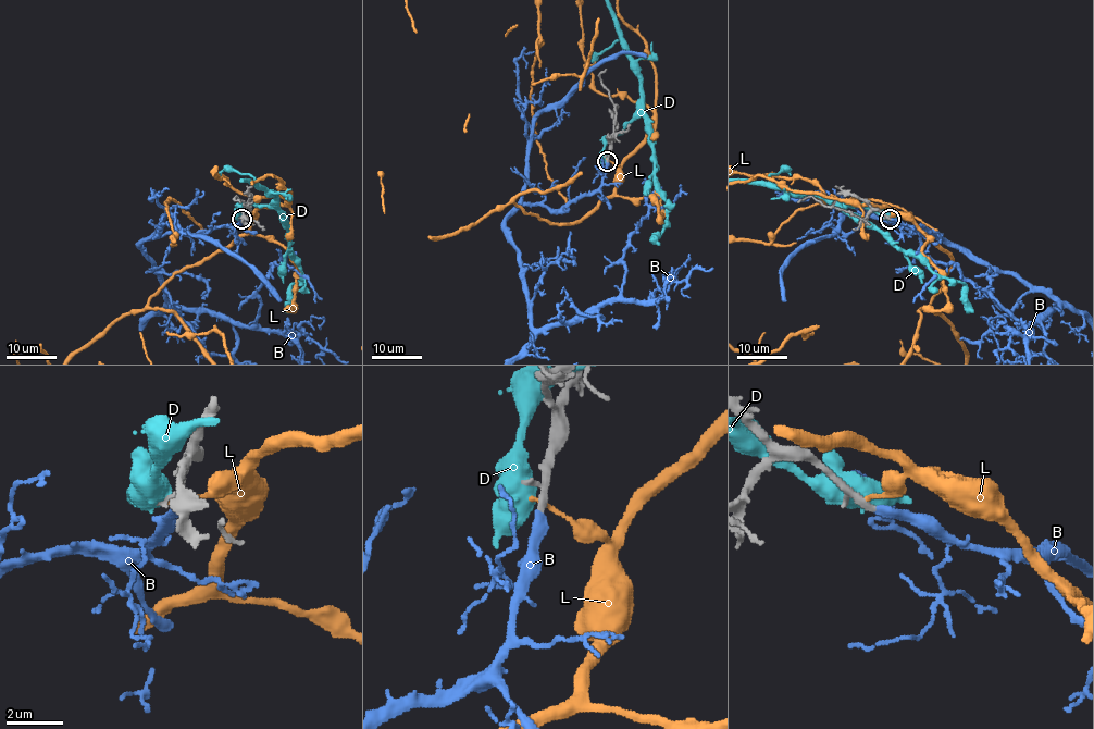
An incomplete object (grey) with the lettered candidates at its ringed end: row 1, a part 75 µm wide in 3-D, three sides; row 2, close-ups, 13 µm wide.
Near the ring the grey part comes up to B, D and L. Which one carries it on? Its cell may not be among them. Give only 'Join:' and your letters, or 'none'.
Join: B

